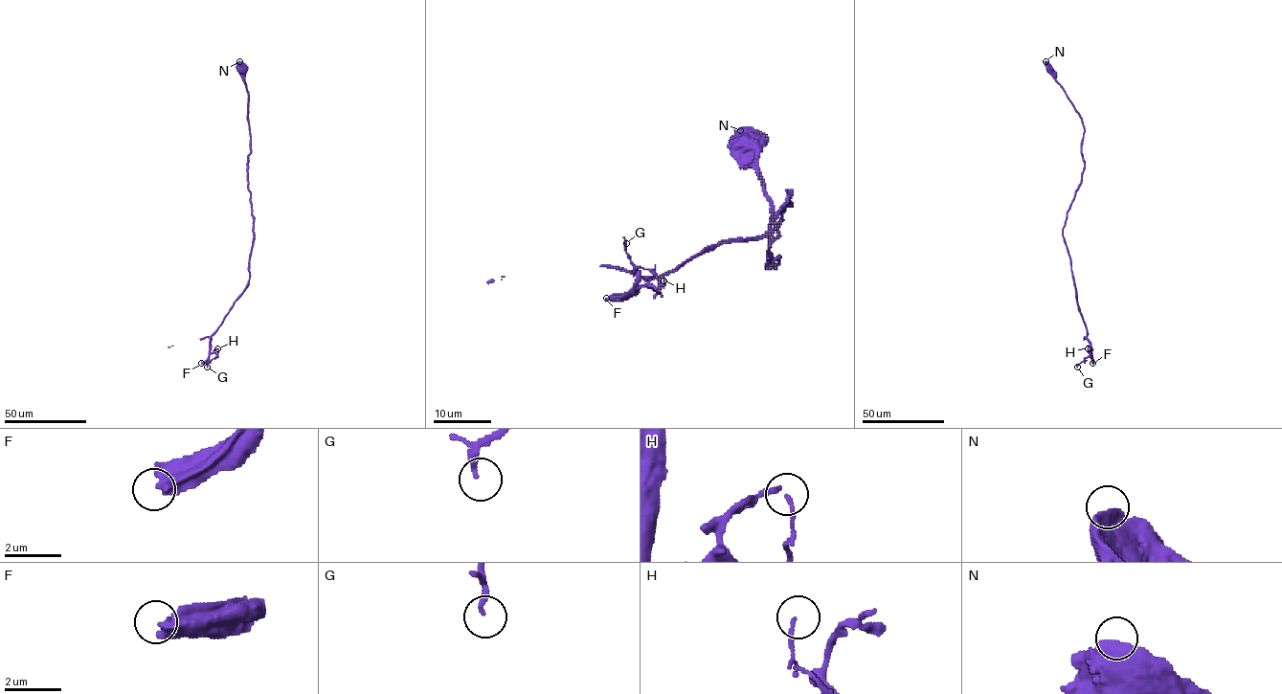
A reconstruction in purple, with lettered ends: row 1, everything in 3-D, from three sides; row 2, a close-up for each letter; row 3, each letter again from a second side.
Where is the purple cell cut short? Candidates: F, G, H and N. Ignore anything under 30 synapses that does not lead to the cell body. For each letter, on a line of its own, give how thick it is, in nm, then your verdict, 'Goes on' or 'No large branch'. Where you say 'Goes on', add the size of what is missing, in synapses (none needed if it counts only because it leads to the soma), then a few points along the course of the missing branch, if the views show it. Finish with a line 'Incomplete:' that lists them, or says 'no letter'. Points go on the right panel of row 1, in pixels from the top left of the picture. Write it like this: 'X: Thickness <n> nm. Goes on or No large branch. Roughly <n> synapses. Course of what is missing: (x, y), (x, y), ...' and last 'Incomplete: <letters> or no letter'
F: Thickness 500 nm. Goes on. Roughly 1000 synapses. Course of what is missing: (1092, 363), (1074, 380), (1058, 382), (1048, 376), (1045, 368), (1032, 369), (1030, 362)
G: Thickness 170 nm. No large branch
H: Thickness 120 nm. No large branch
N: Thickness 700 nm. No large branch
Incomplete: F

